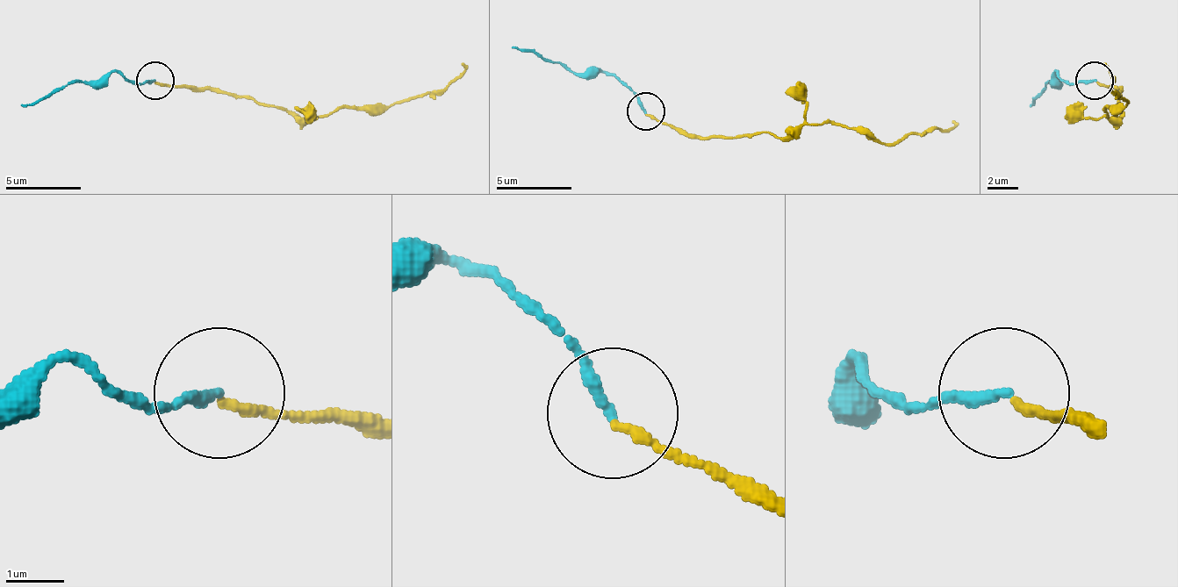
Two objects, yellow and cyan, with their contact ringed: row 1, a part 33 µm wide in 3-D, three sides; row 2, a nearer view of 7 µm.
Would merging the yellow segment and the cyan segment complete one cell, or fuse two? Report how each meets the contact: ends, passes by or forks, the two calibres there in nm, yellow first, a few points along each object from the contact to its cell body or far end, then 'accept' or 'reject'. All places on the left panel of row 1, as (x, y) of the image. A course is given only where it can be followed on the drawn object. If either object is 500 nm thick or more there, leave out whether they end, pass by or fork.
yellow ends; cyan ends; calibres 150 and 200 nm; course yellow (154, 81), (221, 89), (312, 118), (338, 111), (402, 103), (421, 92), (440, 92), (463, 62); course cyan (154, 81), (131, 85), (119, 74), (78, 81), (22, 107); reject

